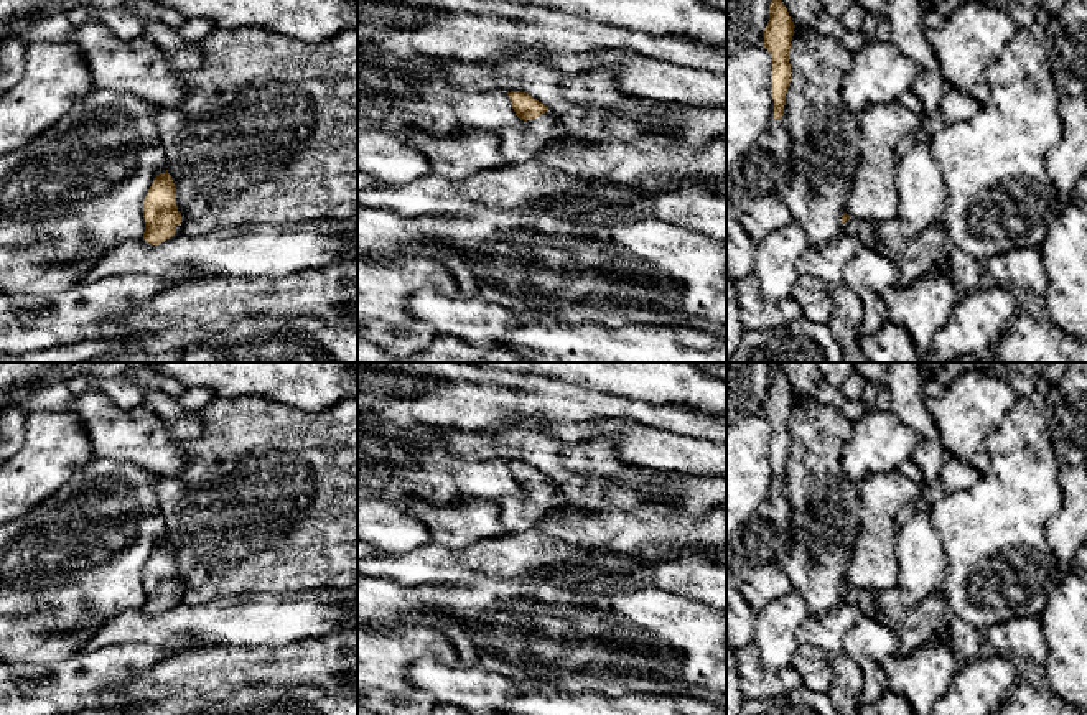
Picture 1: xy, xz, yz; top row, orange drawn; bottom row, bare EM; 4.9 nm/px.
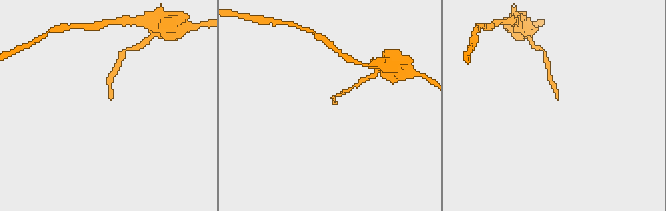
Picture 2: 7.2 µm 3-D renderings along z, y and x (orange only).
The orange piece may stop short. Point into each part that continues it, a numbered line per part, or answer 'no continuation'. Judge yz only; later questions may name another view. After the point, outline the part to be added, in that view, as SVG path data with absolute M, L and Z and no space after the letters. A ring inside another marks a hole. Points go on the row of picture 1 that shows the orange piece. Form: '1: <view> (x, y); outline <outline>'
1: yz (863, 229); outline M848 219L843 224L843 234L856 237L863 247L868 247L875 252L881 254L878 236L876 236L876 222L868 219Z

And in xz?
1: xz (519, 142); outline M548 110L532 120L501 129L501 155L506 165L524 163L562 133L558 119Z

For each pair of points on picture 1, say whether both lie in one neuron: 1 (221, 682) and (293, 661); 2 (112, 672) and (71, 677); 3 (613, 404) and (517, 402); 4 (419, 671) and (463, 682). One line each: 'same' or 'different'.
1: same
2: same
3: same
4: same

